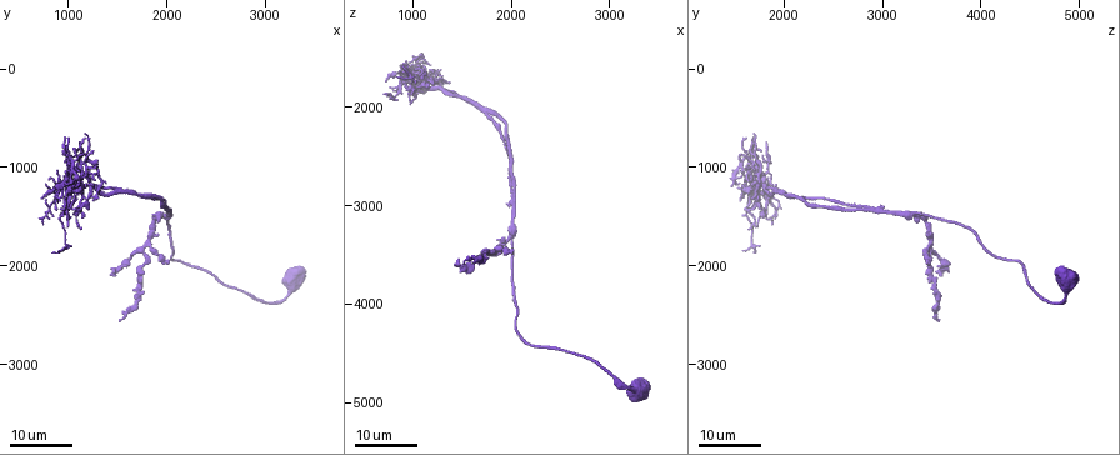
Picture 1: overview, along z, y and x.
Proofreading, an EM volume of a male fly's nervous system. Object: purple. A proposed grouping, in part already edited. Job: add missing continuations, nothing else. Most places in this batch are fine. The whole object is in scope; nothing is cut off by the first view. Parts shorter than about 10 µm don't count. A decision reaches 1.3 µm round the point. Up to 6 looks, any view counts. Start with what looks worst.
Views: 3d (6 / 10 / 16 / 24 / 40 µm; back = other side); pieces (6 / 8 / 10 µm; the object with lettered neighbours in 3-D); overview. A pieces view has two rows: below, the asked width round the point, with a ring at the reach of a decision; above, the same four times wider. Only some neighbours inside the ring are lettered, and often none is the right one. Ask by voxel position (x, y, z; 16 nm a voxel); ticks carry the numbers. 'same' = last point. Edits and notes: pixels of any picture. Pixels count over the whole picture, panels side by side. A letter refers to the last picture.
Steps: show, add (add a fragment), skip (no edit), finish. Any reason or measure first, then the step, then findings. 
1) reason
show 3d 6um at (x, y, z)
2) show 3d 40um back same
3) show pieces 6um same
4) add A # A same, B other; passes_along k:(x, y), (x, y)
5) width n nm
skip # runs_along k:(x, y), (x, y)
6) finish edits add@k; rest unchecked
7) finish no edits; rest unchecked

branch stops here
show 3d 24um at (820, 1860, 1680)

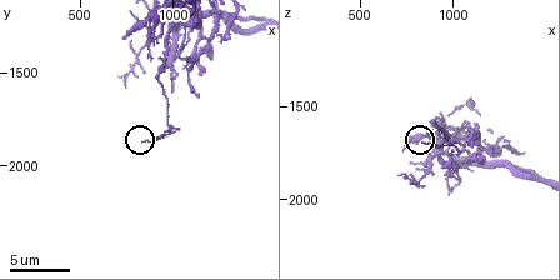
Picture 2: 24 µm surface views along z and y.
see the neighbours
show pieces 8um at (860, 1860, 1700)

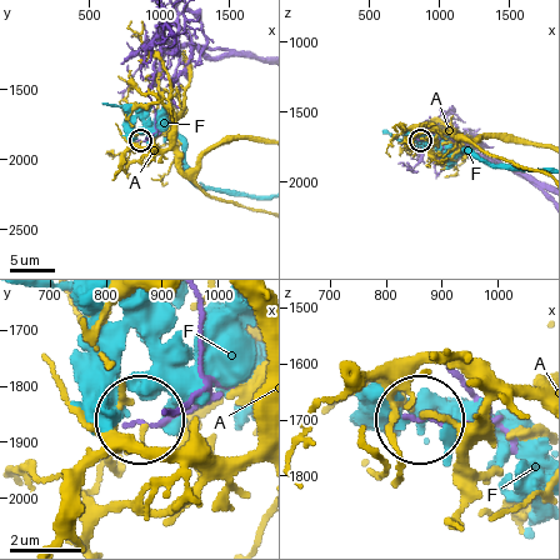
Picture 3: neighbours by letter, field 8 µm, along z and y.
width 100 nm
skip # A other, F other; none of them fits

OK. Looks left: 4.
an open end
show 3d 24um at (1080, 820, 1740)

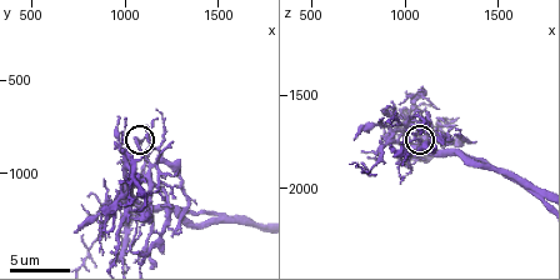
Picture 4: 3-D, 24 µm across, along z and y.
see the neighbours
show pieces 6um same

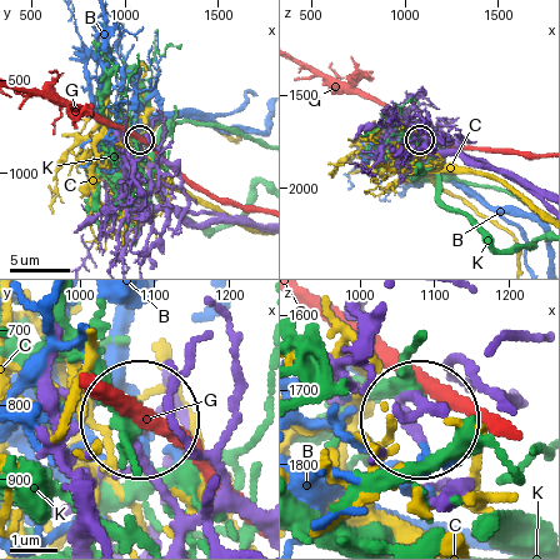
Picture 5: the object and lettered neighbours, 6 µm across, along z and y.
skip # B other, C other, G other, K other; none of them fits

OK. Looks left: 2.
free end
show pieces 6um at (1160, 1500, 1800)

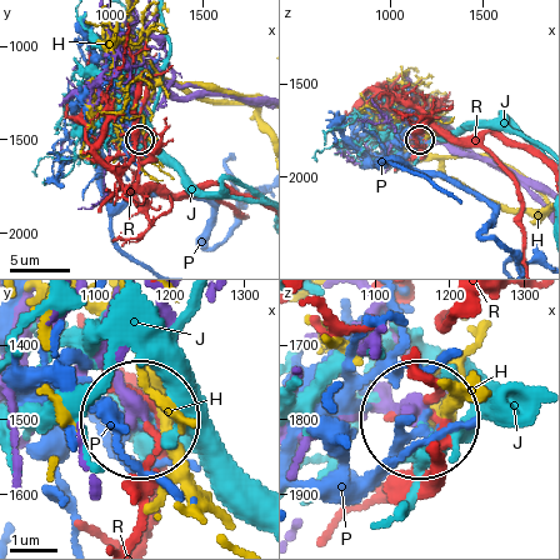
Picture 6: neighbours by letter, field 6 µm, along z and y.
skip # H other, J other, P other, R other; no lettered fragment goes on from it

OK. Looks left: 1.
finish no edits; rest unchecked

